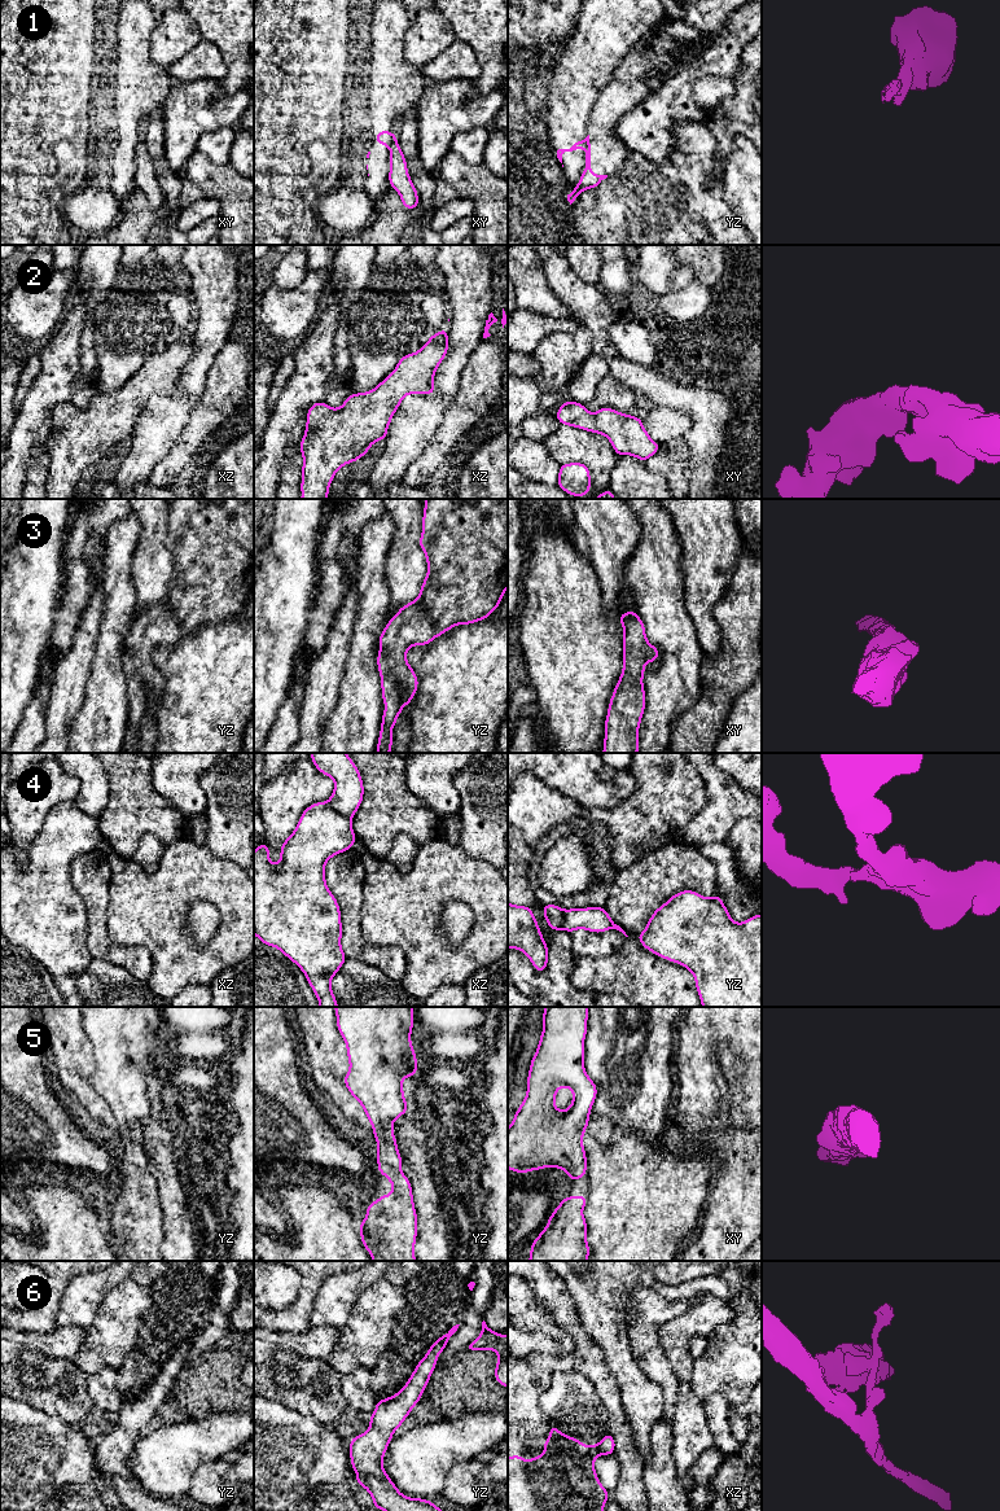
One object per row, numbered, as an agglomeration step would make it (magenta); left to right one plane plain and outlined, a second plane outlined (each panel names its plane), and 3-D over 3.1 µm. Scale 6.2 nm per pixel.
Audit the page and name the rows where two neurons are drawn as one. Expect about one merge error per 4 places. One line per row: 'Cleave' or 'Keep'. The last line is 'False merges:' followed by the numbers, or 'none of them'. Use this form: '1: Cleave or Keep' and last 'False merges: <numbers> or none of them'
1: Cleave
2: Keep
3: Keep
4: Cleave
5: Keep
6: Cleave
False merges: 1, 4, 6

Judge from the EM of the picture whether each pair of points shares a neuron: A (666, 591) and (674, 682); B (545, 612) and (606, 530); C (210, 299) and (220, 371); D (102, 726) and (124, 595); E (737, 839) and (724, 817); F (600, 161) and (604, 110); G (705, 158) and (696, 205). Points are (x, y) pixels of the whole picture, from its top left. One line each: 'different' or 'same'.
A: same
B: different
C: different
D: same
E: different
F: same
G: same

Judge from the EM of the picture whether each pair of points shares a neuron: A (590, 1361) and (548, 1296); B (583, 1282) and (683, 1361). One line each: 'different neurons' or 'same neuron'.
A: same neuron
B: different neurons

